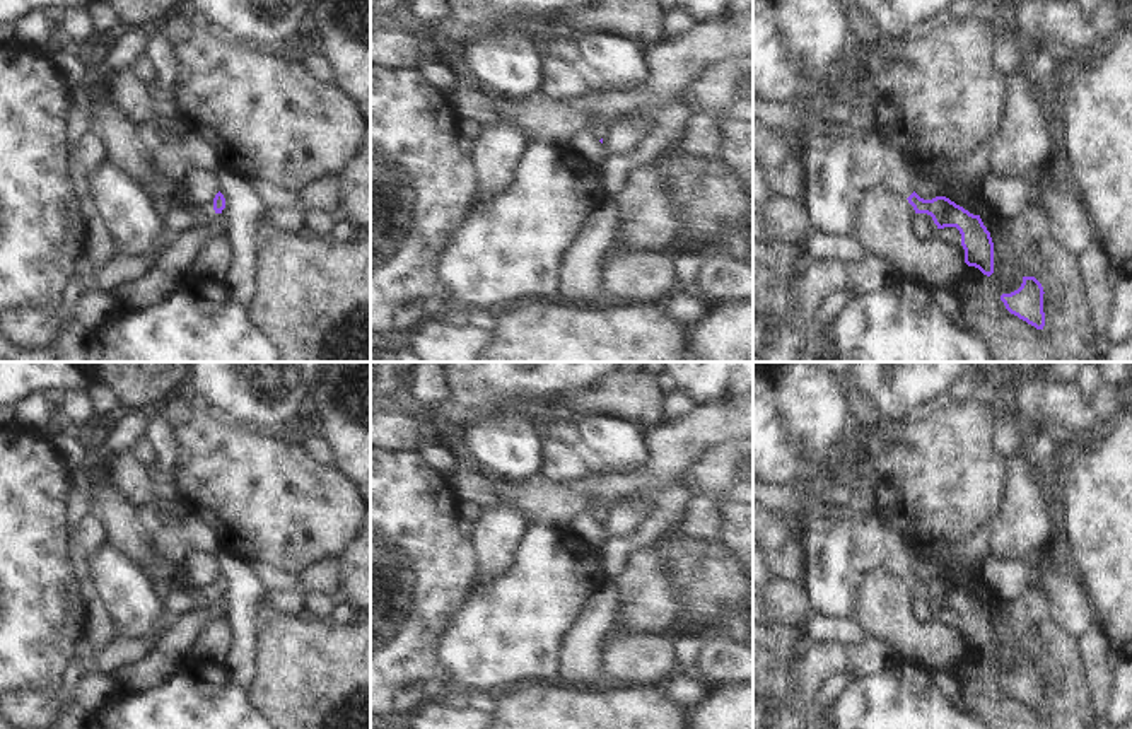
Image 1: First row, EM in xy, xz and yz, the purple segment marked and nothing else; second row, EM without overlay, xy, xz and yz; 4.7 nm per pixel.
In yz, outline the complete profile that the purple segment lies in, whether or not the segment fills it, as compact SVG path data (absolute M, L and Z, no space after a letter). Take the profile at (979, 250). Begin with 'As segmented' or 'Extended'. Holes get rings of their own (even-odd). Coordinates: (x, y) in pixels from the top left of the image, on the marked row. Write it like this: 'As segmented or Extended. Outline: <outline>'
Extended. Outline: M852 133L852 191L861 196L874 188L884 188L908 200L915 213L932 217L937 229L956 227L961 234L965 263L983 275L994 273L994 242L980 215L973 215L946 196L924 200L913 191L912 167L898 149L890 147L879 133L857 137Z

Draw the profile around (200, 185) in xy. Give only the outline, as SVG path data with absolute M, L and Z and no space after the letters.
M200 167L184 171L183 186L191 207L213 207L213 198L220 191L217 172Z

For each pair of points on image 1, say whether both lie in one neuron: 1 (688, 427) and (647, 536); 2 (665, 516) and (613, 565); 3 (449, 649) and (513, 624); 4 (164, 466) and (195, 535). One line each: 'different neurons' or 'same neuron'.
1: different neurons
2: same neuron
3: same neuron
4: same neuron

